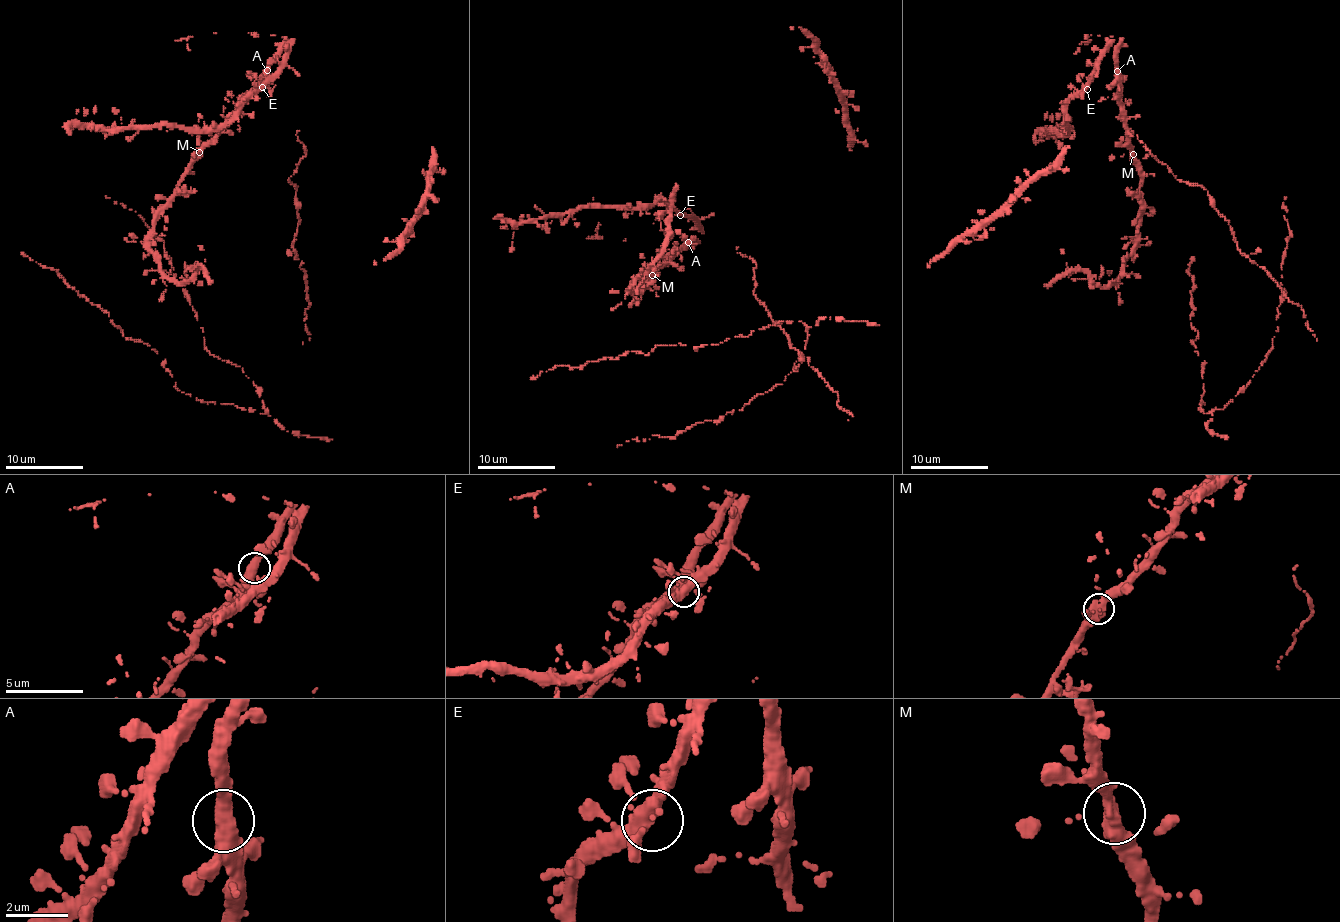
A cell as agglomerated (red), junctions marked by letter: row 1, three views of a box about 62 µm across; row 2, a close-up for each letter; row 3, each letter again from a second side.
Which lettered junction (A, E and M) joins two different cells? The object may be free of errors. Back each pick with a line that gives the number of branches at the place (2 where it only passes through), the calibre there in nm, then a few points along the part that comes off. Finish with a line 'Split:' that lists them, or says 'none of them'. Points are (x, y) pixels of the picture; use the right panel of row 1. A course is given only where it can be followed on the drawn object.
Split: none of them

